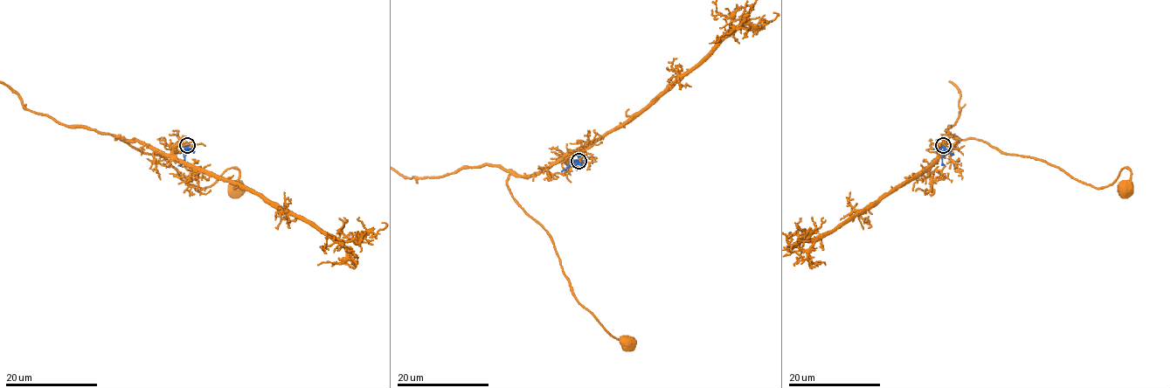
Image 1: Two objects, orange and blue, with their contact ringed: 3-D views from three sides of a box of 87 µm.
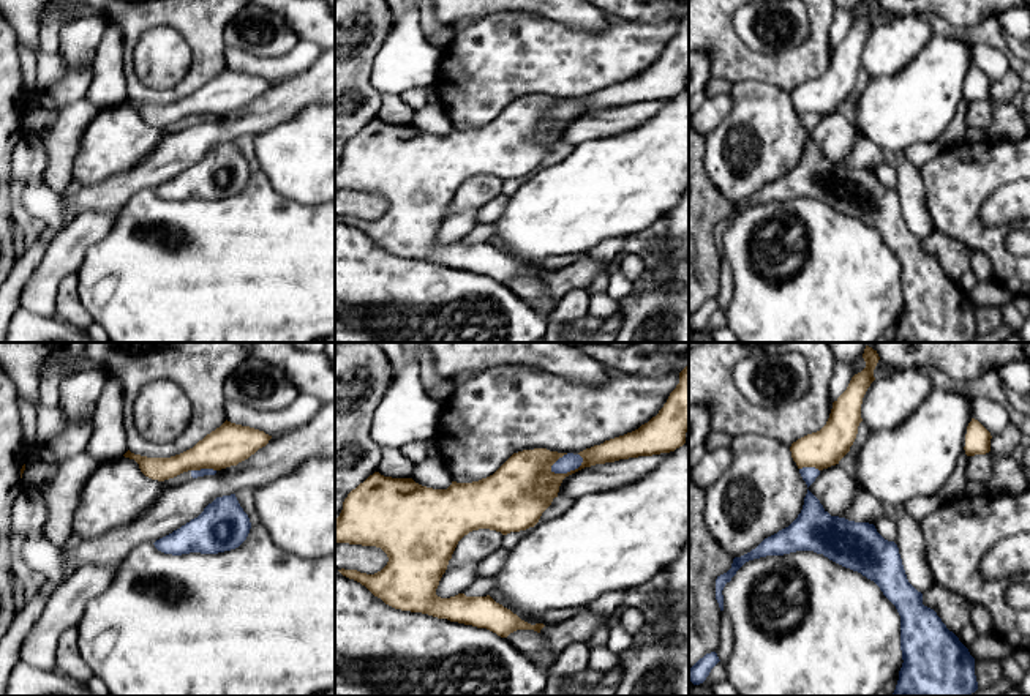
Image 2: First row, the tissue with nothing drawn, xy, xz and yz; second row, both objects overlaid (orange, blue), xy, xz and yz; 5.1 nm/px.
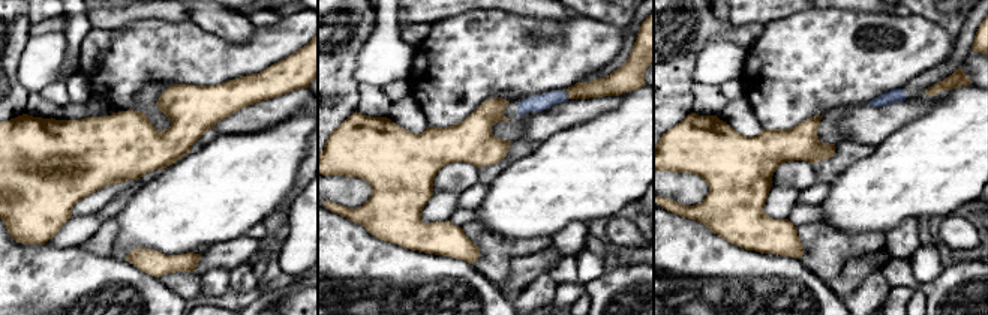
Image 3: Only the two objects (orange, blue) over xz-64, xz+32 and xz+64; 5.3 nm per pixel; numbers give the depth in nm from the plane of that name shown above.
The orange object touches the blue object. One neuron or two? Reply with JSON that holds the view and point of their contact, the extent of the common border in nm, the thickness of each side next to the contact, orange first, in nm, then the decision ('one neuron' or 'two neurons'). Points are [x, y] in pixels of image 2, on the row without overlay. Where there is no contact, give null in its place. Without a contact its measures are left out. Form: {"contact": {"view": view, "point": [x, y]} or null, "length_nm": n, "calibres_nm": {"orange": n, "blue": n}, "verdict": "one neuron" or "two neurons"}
{"contact": {"view": "xz", "point": [567, 119]}, "length_nm": 190, "calibres_nm": {"orange": 320, "blue": 90}, "verdict": "two neurons"}

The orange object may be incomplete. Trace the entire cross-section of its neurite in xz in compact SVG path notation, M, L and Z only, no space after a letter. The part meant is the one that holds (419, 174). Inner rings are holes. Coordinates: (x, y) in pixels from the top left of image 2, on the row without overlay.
M689 11L679 19L679 30L670 39L667 49L648 69L638 76L624 82L605 87L600 92L594 92L580 98L583 109L578 115L567 120L554 120L551 112L567 99L550 98L547 95L523 96L513 99L493 122L472 129L457 129L447 136L433 136L415 129L412 125L392 125L384 123L379 118L370 122L363 129L352 136L343 148L343 156L335 166L335 189L349 189L362 193L381 194L387 204L387 211L374 219L367 221L357 216L338 216L343 223L354 226L365 232L374 243L381 245L385 251L411 259L422 259L438 265L447 265L477 275L487 275L501 284L507 284L517 276L534 276L540 279L543 270L531 271L521 267L510 256L496 249L490 241L487 243L466 243L458 240L450 245L441 245L436 241L436 235L442 221L447 216L449 207L458 191L458 188L472 177L490 175L507 181L510 178L526 177L534 174L542 159L551 152L553 145L558 144L562 126L585 114L596 110L615 109L619 106L652 103L660 99L670 99L686 90L686 79L689 77Z

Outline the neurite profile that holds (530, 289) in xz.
M517 276L506 286L543 316L550 314L558 305L558 300L545 295L540 281L534 276Z

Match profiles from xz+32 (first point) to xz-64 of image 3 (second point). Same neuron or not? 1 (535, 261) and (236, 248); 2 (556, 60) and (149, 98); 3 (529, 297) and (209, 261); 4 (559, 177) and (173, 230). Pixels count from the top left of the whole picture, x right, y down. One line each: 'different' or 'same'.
1: same
2: different
3: different
4: same

